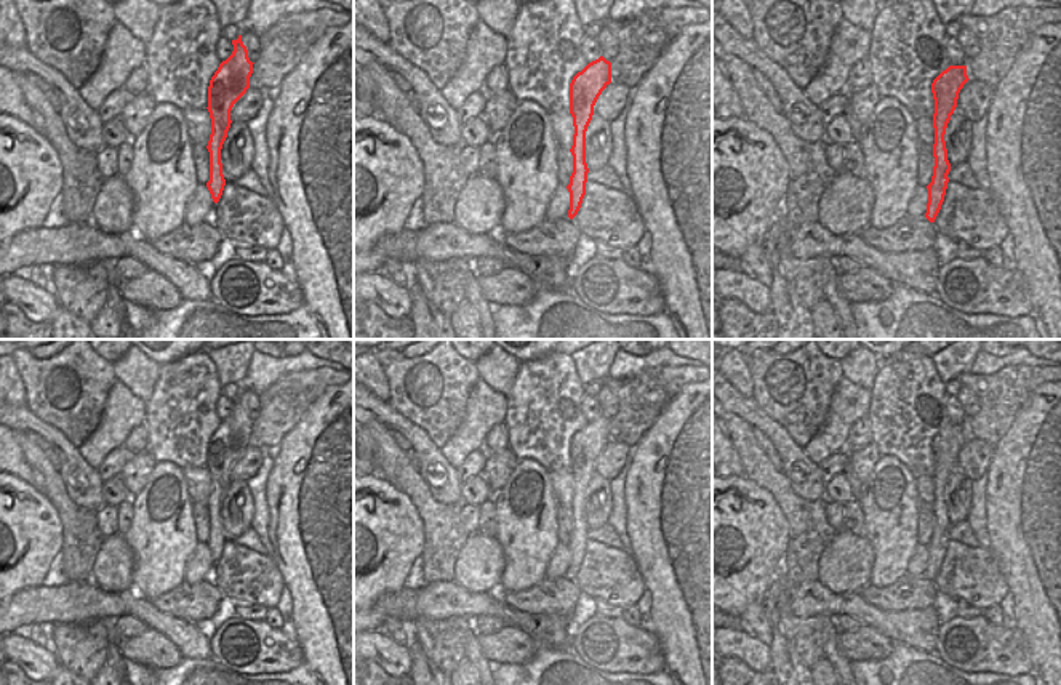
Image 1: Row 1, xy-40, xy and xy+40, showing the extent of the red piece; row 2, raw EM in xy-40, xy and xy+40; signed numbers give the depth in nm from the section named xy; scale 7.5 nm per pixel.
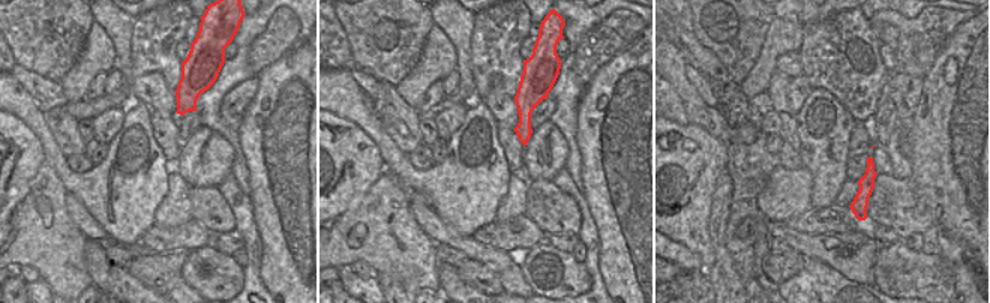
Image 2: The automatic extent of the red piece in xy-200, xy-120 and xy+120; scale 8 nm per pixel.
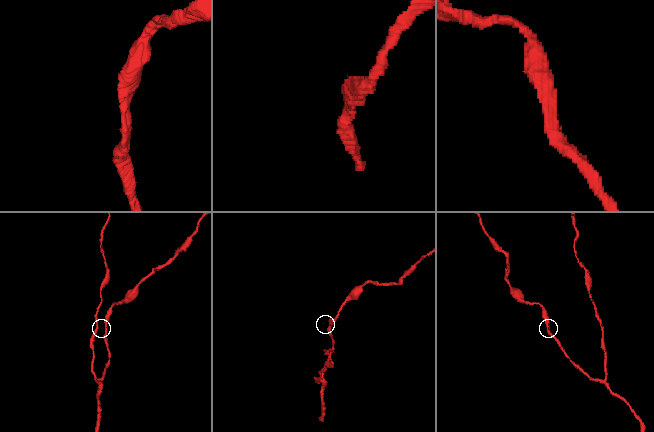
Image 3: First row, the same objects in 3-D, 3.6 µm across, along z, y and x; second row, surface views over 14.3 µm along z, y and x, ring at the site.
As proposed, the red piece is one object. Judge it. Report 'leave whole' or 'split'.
leave whole

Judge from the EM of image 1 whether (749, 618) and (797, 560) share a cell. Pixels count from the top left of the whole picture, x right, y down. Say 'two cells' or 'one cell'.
two cells

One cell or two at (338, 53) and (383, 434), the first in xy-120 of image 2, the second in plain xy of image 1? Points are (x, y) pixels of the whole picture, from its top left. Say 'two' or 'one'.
two

